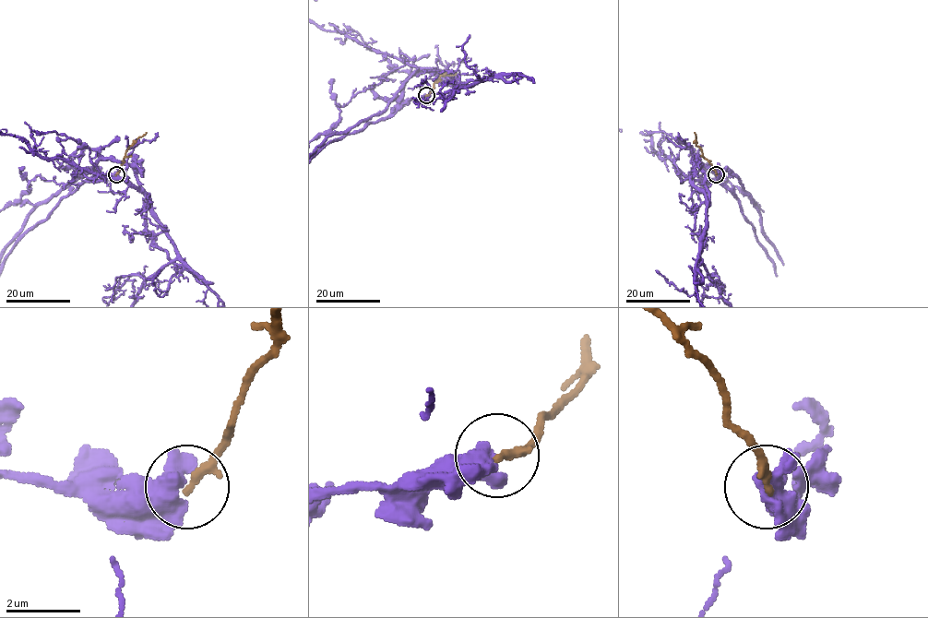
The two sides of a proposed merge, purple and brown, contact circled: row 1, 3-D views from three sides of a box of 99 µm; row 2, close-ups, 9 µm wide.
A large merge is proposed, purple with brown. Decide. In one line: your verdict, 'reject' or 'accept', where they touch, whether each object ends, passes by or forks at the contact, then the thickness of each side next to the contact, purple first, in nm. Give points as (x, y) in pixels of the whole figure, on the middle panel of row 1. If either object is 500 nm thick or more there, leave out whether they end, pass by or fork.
reject; place (426, 95); calibres 700 and 240 nm

